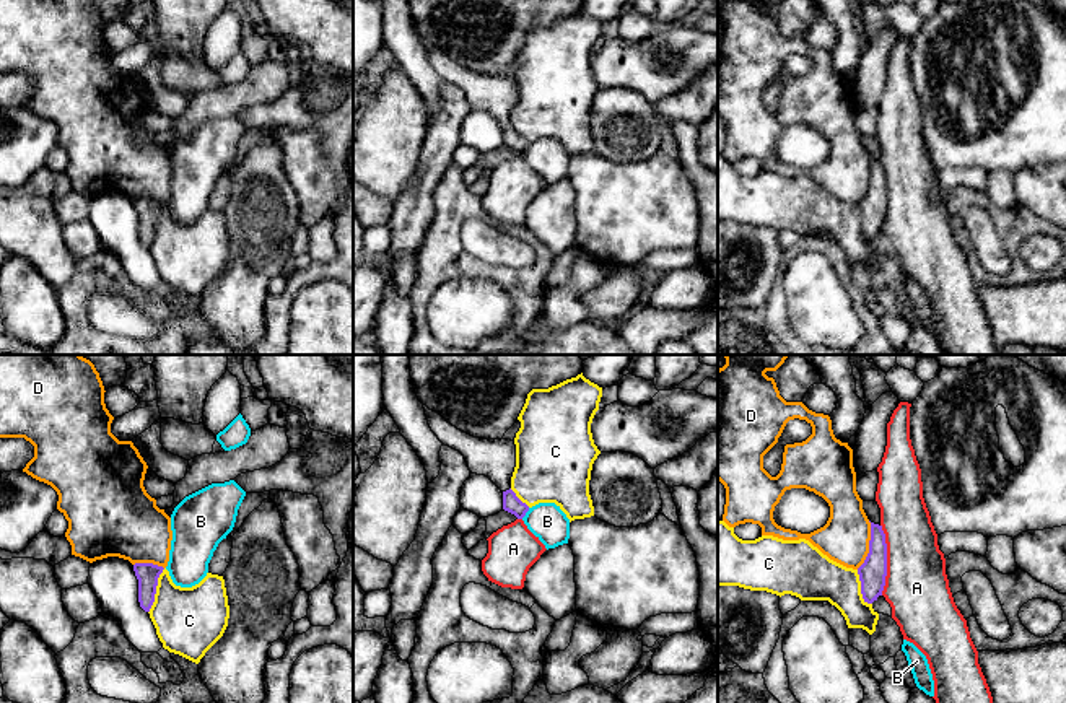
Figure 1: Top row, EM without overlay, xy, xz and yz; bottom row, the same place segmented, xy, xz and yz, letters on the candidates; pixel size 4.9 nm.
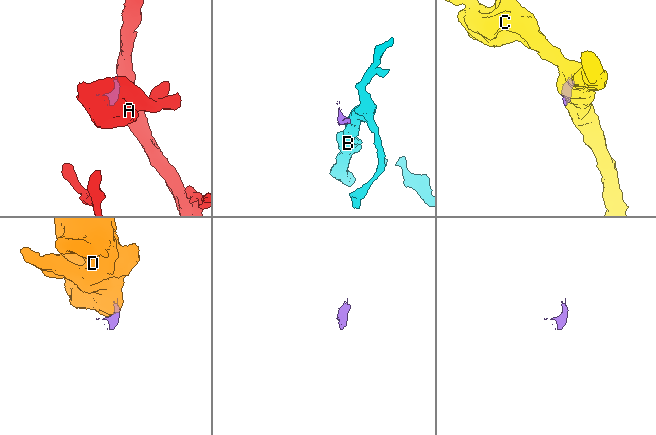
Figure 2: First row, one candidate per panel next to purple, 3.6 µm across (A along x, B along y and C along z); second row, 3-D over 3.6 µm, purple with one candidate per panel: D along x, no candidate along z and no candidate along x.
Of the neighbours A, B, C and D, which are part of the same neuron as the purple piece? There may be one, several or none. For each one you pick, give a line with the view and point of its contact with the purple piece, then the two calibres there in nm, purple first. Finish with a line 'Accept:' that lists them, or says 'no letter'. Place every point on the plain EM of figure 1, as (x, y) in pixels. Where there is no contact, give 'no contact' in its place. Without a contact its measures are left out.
Accept: no letter

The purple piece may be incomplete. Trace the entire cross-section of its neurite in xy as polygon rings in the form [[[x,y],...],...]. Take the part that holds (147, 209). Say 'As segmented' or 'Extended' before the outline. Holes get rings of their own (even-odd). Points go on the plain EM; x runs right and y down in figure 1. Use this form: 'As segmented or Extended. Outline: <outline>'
As segmented. Outline: [[[153,199],[133,200],[133,207],[138,215],[138,238],[145,247],[150,247],[155,238],[158,213],[163,208],[163,205],[164,205],[163,202]]]

